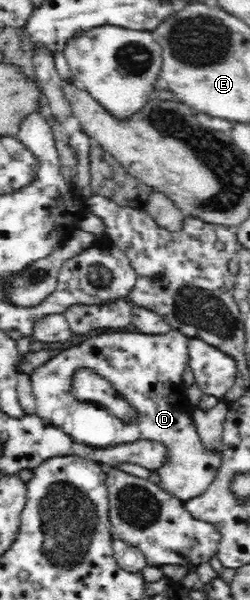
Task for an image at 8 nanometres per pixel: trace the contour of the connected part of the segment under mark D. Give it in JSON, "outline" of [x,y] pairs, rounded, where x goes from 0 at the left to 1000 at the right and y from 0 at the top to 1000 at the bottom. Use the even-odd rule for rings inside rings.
{"outline":[[[688,548],[656,558],[420,552],[412,557],[356,562],[328,572],[292,575],[280,582],[244,583],[208,598],[192,598],[160,612],[144,612],[116,625],[140,662],[140,690],[208,710],[256,718],[304,738],[340,742],[360,738],[356,743],[388,748],[464,747],[492,740],[528,740],[572,733],[664,742],[676,747],[672,772],[620,785],[640,793],[640,807],[656,817],[676,818],[680,823],[732,837],[800,828],[876,792],[892,748],[884,745],[872,748],[820,745],[772,698],[792,675],[768,675],[744,663],[748,645],[728,632],[728,622],[756,603],[752,567],[752,560]],[[320,615],[364,615],[372,622],[412,627],[412,632],[444,642],[468,658],[512,663],[544,675],[560,683],[556,702],[496,705],[488,698],[472,698],[424,683],[400,670],[320,668],[300,663],[284,655],[288,632]]]}

